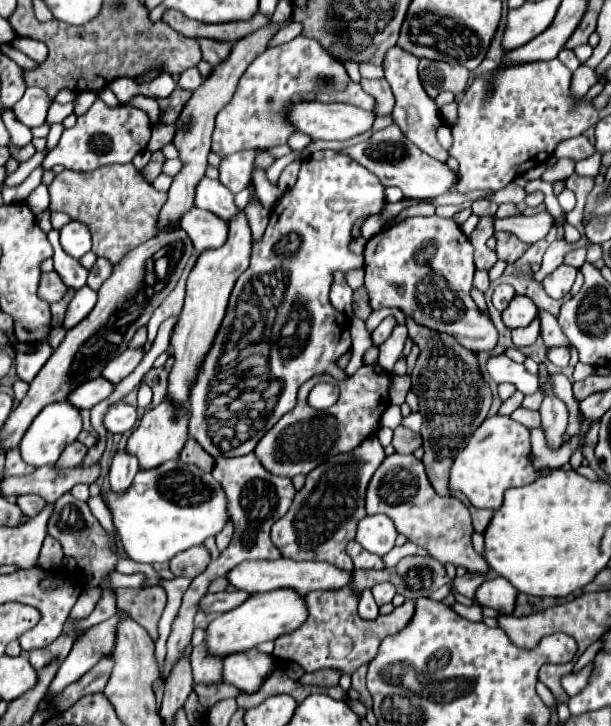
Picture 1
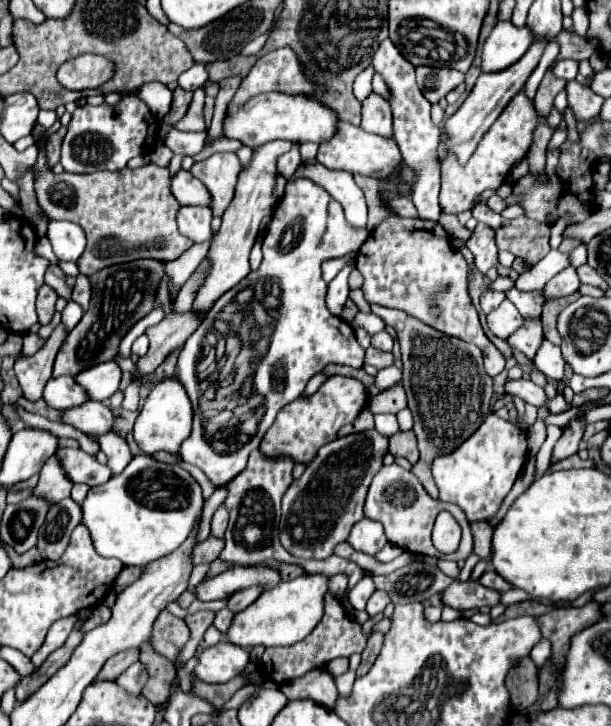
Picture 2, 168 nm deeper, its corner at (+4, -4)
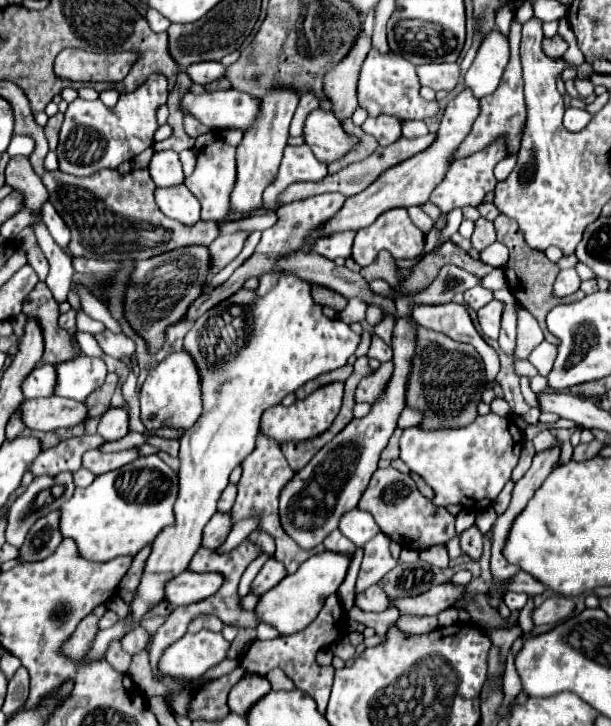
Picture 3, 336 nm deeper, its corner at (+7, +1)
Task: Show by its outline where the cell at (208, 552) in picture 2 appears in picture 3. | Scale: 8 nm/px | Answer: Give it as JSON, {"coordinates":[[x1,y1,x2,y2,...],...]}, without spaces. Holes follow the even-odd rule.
{"coordinates":[[217,511,203,529,203,547,217,549,219,545,223,545,223,541,227,539,227,533,231,531,231,525,233,525,231,513]]}

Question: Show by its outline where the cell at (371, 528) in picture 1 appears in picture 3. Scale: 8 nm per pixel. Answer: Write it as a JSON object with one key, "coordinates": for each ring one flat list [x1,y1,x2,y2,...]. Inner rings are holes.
{"coordinates":[[351,509,339,519,339,531,357,547,363,547,371,537,375,537,375,533,379,533,379,527,375,525,371,513]]}

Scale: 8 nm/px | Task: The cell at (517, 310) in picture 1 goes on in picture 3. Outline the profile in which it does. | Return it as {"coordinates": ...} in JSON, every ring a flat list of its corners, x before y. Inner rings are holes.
{"coordinates":[[491,301,491,303,487,303,483,309,477,311,477,321,479,321,479,325,481,325,481,331,483,331,489,339,497,339,497,337,499,337,501,311,503,311,503,303,499,303,499,301]]}

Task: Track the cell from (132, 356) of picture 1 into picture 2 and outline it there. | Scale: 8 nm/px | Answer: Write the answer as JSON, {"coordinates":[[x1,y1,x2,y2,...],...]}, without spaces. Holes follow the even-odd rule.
{"coordinates":[[110,360,110,362,102,362,102,364,96,364,96,366,84,370,74,380,86,388,90,398,106,400,114,392,118,392,120,380,122,380,122,370,114,360]]}

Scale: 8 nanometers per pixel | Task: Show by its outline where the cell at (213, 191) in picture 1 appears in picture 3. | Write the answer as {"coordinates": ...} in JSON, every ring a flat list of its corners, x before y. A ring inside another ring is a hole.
{"coordinates":[[155,151,149,161,149,175,157,187,173,187,183,183,183,169,175,151]]}

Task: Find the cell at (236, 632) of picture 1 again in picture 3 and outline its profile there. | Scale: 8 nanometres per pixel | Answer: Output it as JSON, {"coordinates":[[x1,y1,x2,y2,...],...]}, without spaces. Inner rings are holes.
{"coordinates":[[323,551,309,557,293,575,287,575,279,585,263,593,255,609,259,613,259,619,265,623,271,623,281,635,299,633,305,625,309,625,319,615,325,599,339,589,339,585,347,575,349,565,351,565,351,557,341,553]]}

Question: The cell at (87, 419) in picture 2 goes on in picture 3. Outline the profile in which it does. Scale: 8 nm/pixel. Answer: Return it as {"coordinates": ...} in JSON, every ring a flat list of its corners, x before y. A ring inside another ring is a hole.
{"coordinates":[[47,397,47,399,25,399,17,413,25,427,35,431,55,431,61,427,75,427,85,421,87,409,79,401,69,401,65,397]]}

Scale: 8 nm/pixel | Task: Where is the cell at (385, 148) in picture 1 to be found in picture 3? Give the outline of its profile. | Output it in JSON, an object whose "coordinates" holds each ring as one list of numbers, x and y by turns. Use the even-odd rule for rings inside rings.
{"coordinates":[[323,109,309,113,303,125,303,139,305,145,309,145,315,157,323,163,341,159,357,143,357,137,347,135,333,113]]}

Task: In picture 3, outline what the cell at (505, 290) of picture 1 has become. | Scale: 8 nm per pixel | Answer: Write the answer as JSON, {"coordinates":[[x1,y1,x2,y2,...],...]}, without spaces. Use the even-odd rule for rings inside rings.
{"coordinates":[[477,285,477,287,473,287,473,289,467,289,467,291,463,293,463,299,465,299,465,305,467,305,469,309,475,309,475,311,477,311,477,309,485,307,489,301,493,301,493,291]]}

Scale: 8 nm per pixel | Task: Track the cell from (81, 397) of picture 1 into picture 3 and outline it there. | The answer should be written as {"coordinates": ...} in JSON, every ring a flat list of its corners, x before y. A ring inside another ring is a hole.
{"coordinates":[[41,365,35,367,23,381,23,397,35,399,35,397,51,397,55,391,55,367,53,365]]}

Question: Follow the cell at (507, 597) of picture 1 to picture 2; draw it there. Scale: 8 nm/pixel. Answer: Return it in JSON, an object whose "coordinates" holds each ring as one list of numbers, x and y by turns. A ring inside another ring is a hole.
{"coordinates":[[468,580,468,582,452,582,444,592,442,600,444,604,456,608,456,610,472,610,472,608,482,608,482,606,498,606,500,604,500,592,488,590,486,586]]}

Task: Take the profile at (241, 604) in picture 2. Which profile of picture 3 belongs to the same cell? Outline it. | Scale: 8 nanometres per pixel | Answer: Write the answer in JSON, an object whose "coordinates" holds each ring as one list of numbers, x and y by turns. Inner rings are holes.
{"coordinates":[[273,557,263,565,263,569,259,571,259,575,255,577,253,585,251,585,251,591,253,593,265,593,269,591,271,587,275,587,283,577,287,575,287,569,281,561,275,561]]}

